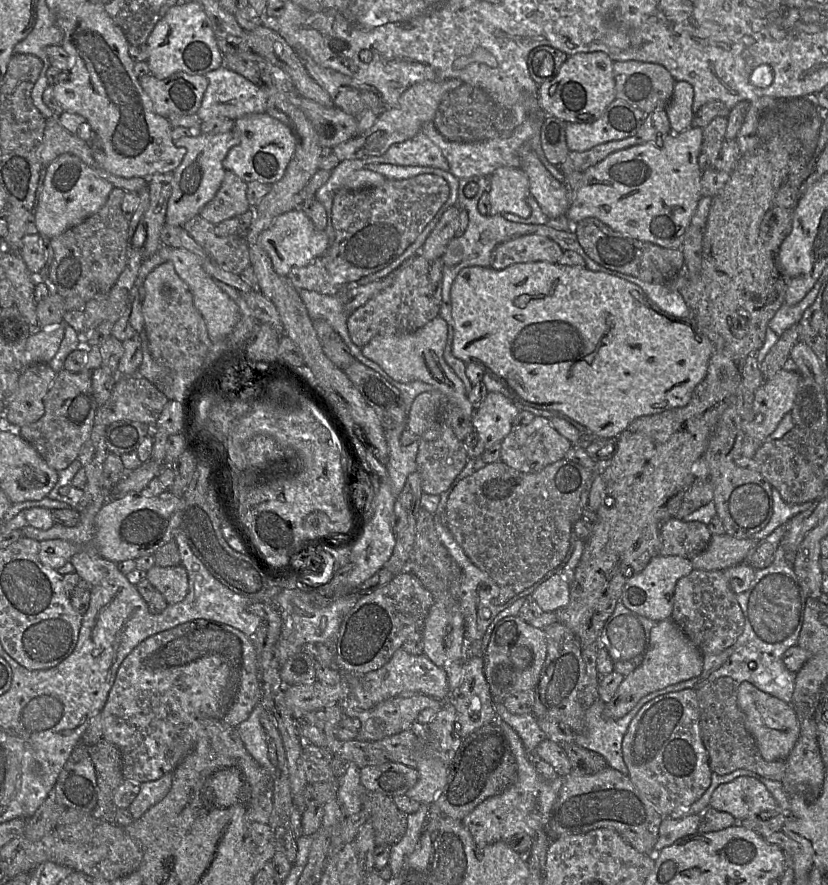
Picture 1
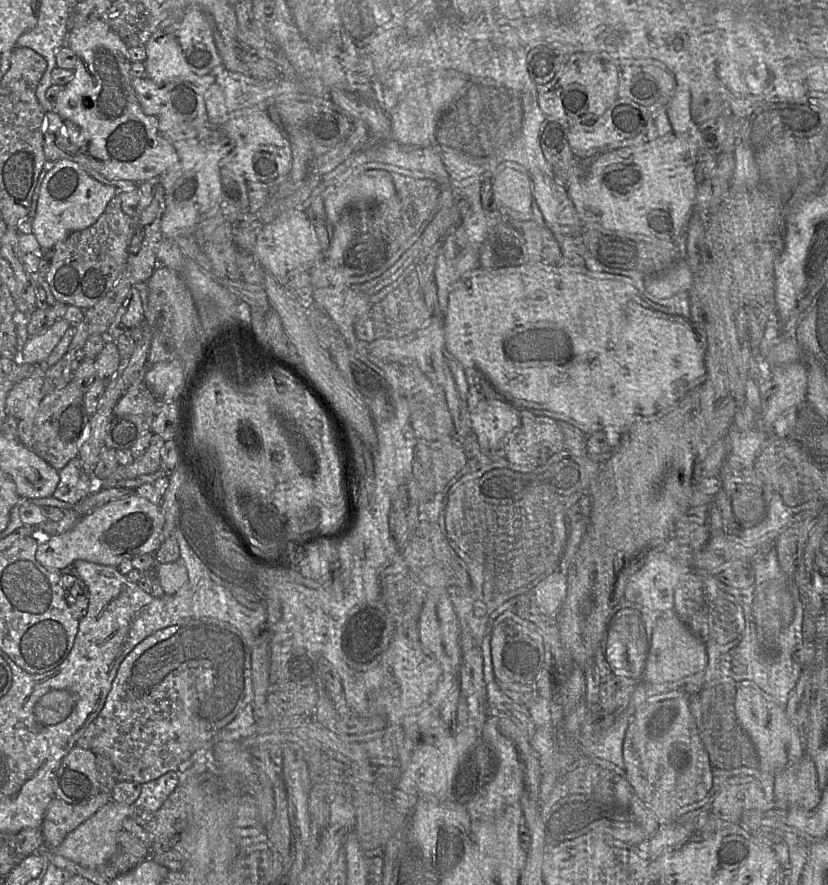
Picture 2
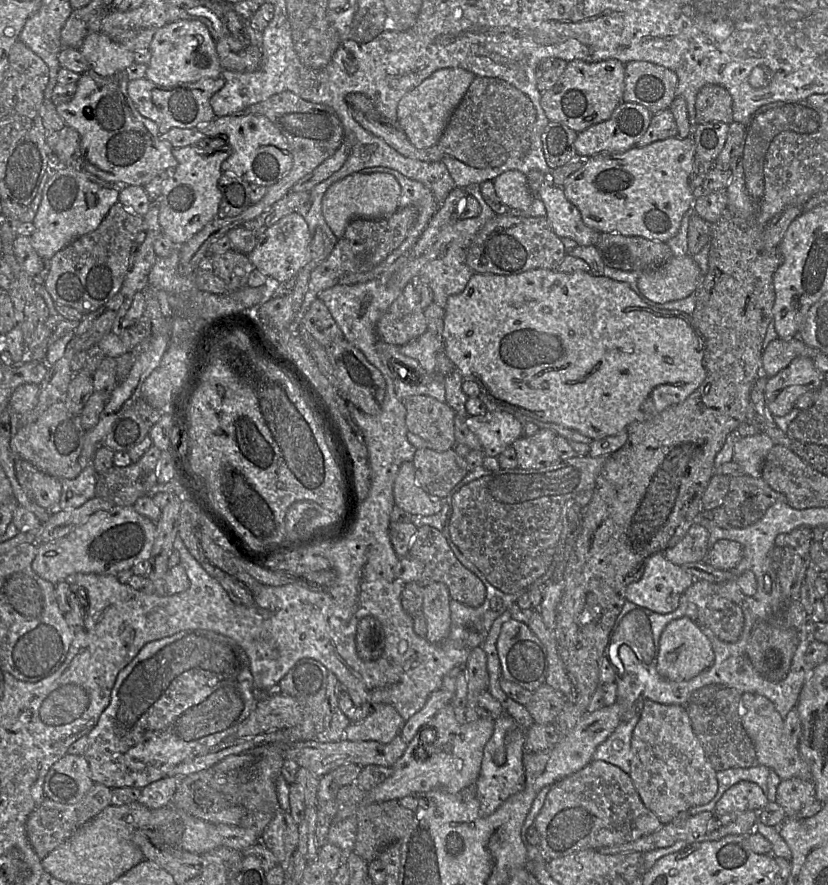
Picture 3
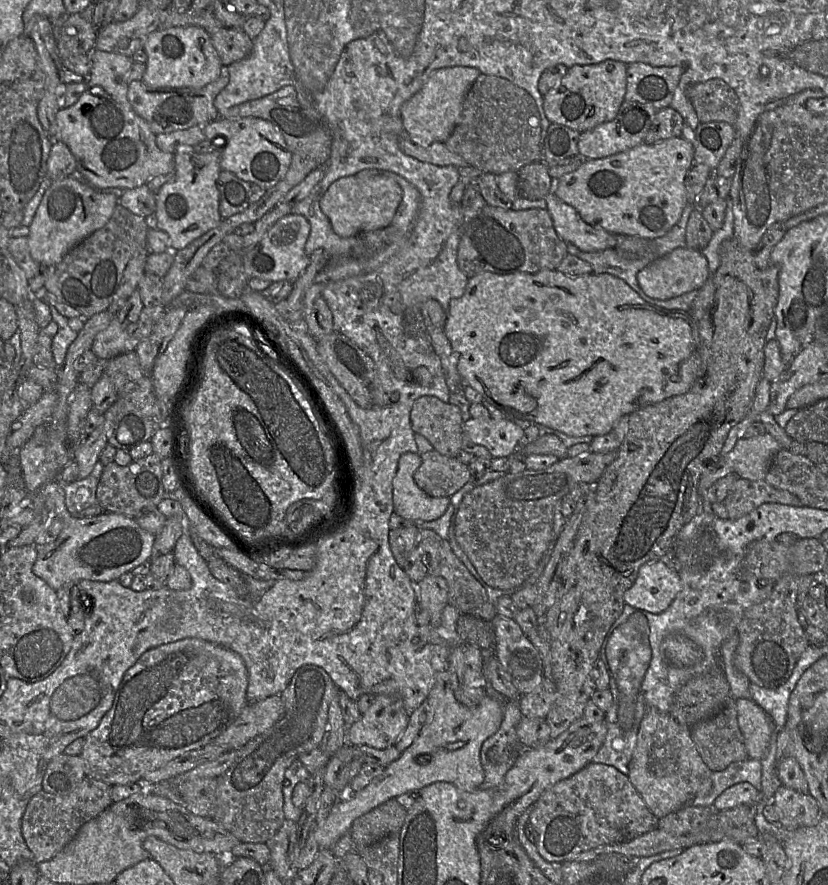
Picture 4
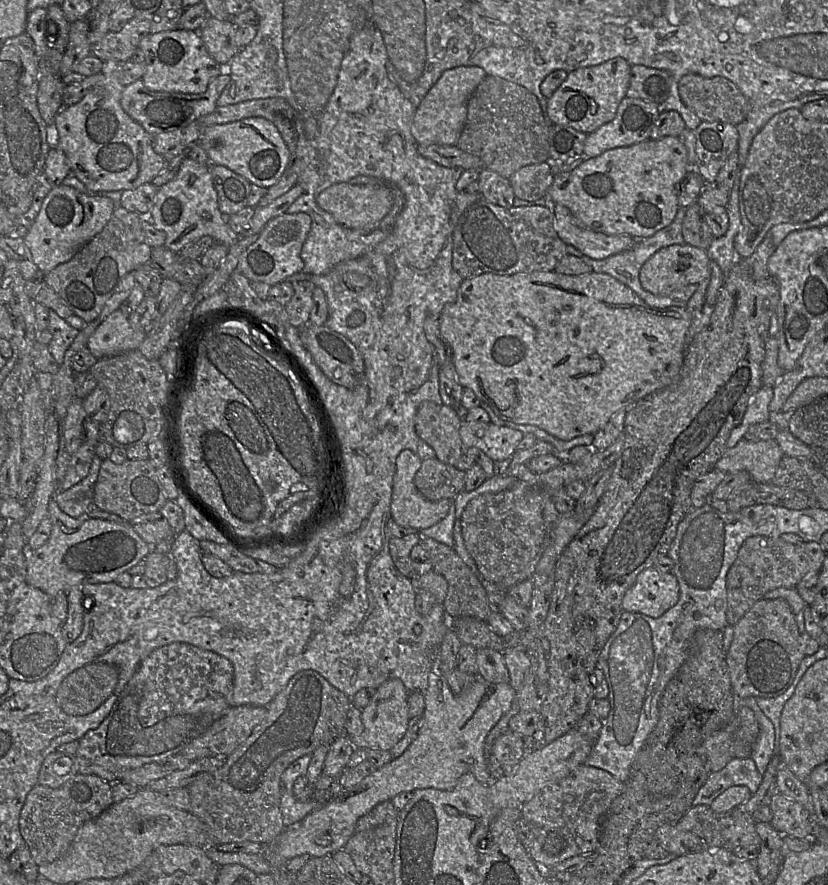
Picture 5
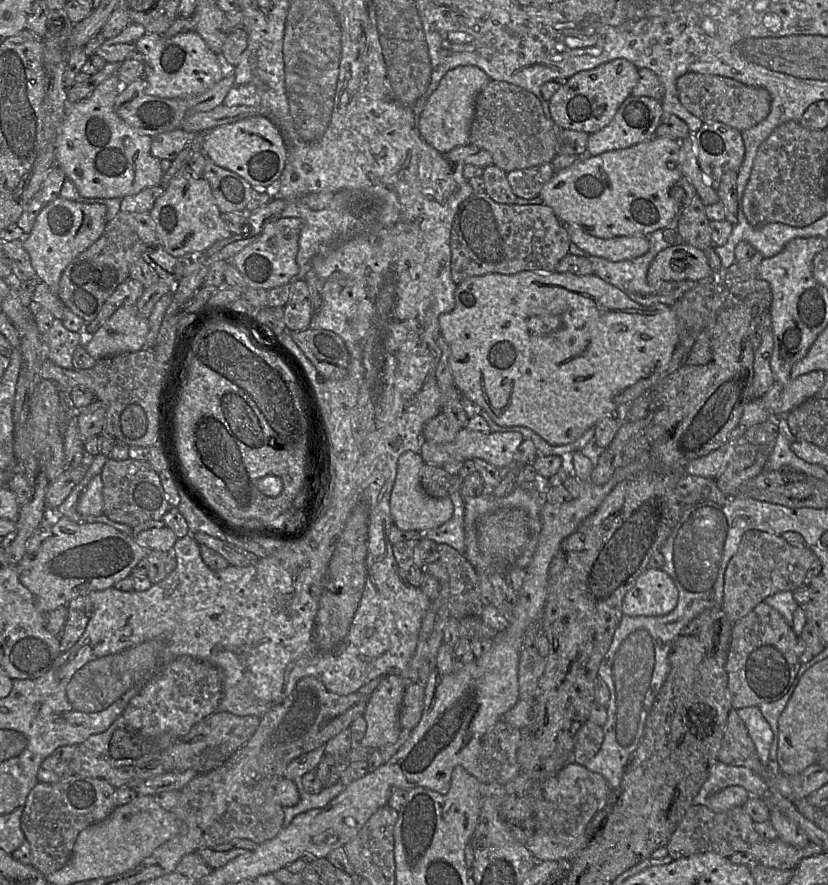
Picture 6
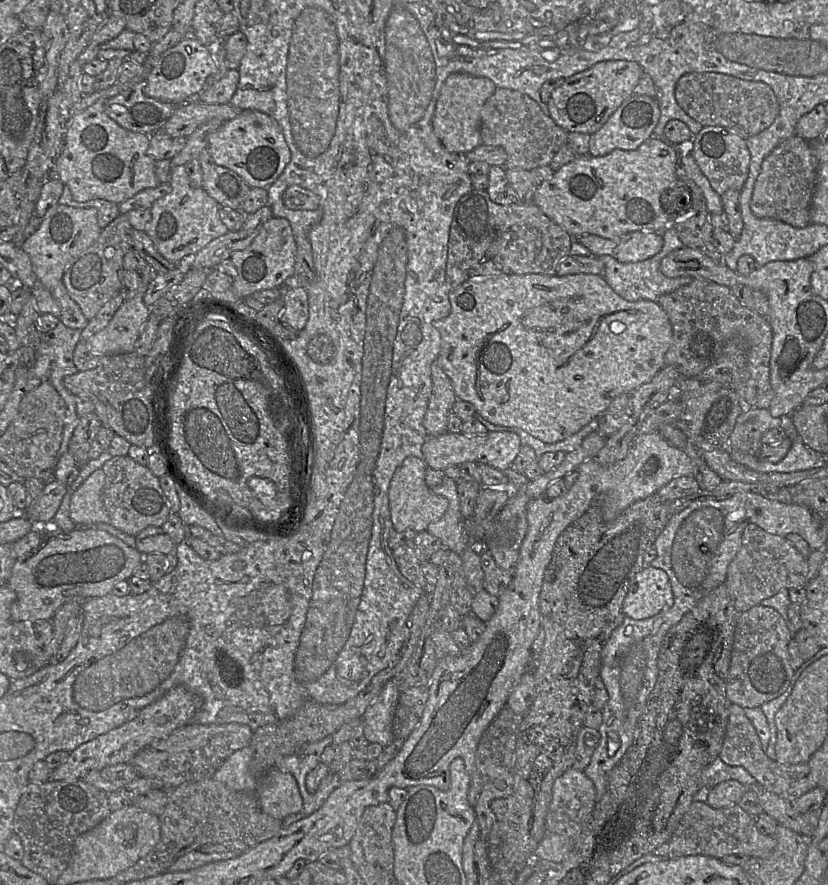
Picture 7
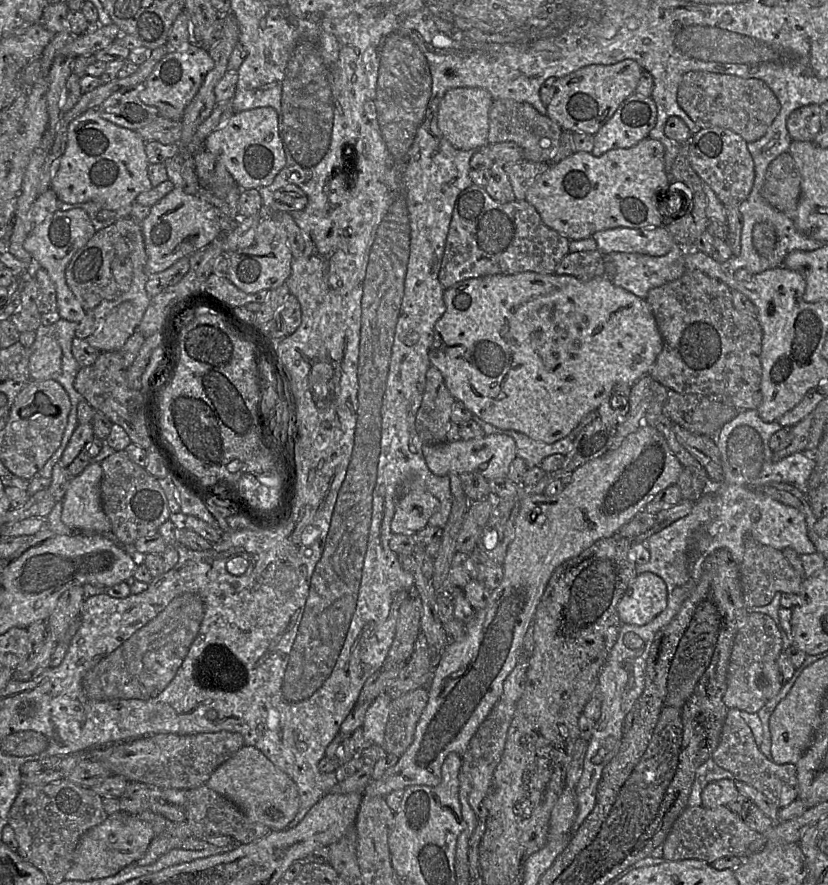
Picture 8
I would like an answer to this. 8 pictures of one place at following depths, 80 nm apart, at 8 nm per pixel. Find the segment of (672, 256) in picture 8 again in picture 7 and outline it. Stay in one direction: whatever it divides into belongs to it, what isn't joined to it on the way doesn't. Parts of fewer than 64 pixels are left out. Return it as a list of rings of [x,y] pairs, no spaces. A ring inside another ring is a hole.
[[[667,226],[655,233],[660,233],[662,236],[663,247],[659,253],[651,258],[638,262],[622,263],[609,255],[598,256],[598,259],[602,263],[600,276],[619,296],[627,301],[636,302],[649,300],[657,302],[662,295],[671,293],[678,288],[691,283],[693,280],[691,277],[668,278],[662,274],[660,271],[661,260],[670,252],[683,248],[684,245],[672,226]]]

